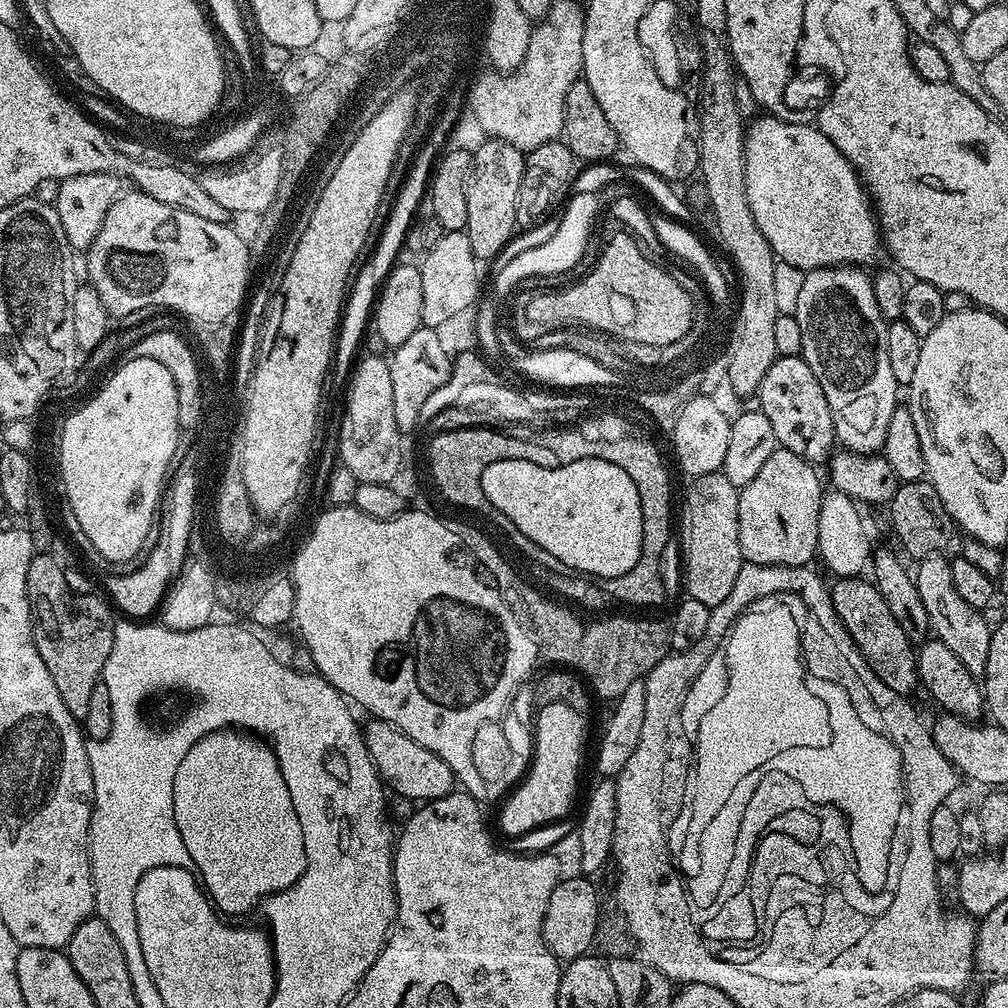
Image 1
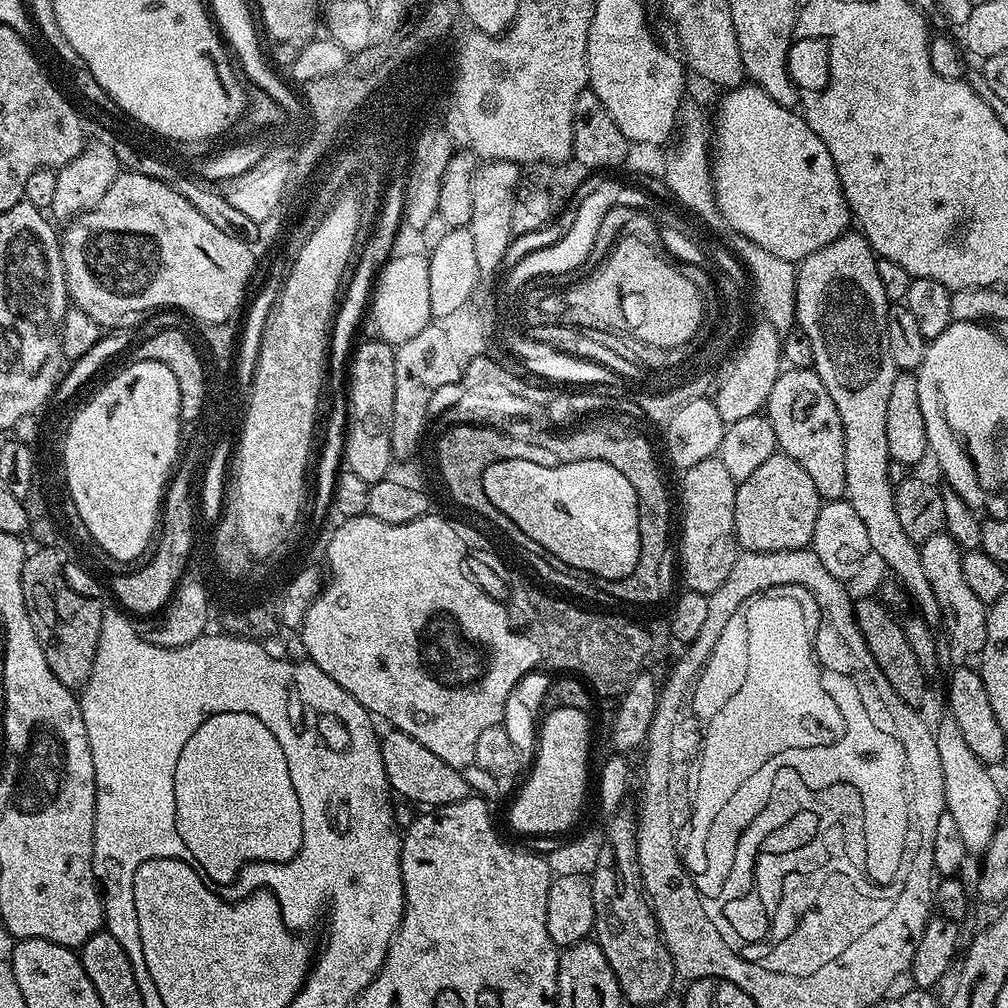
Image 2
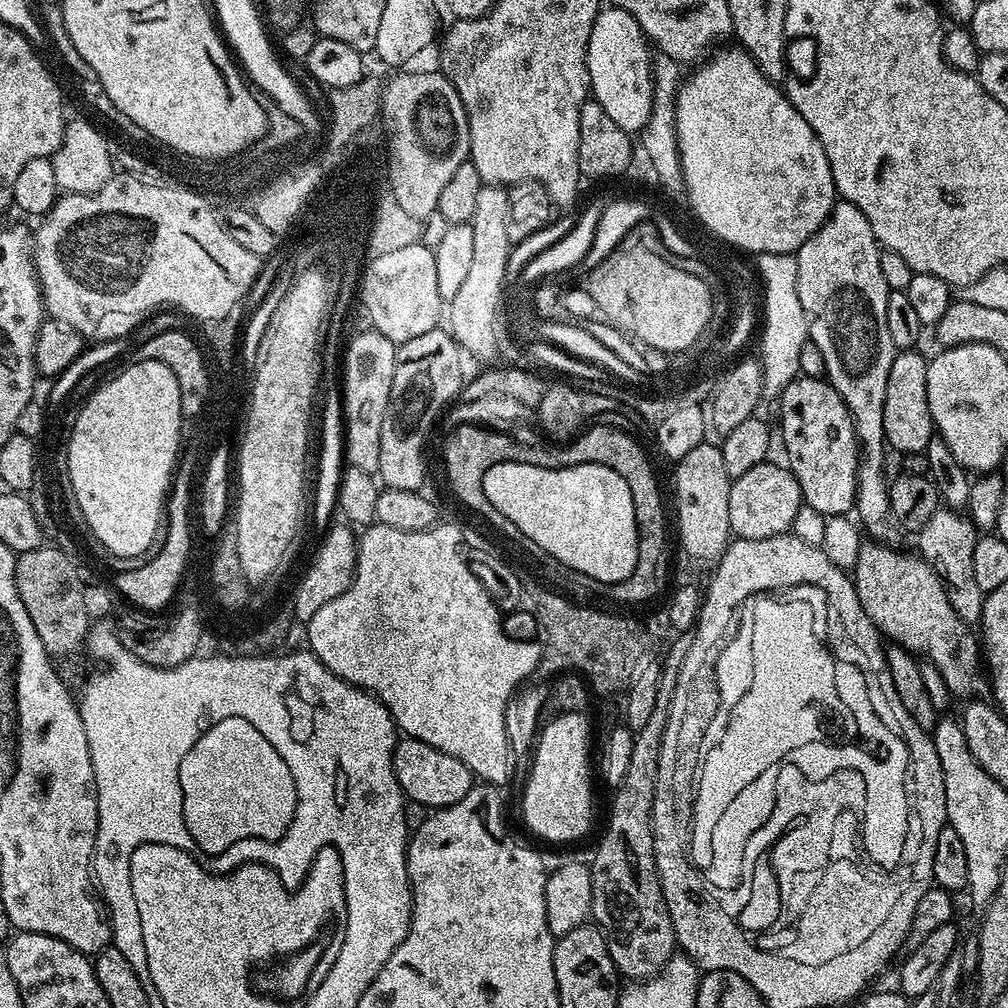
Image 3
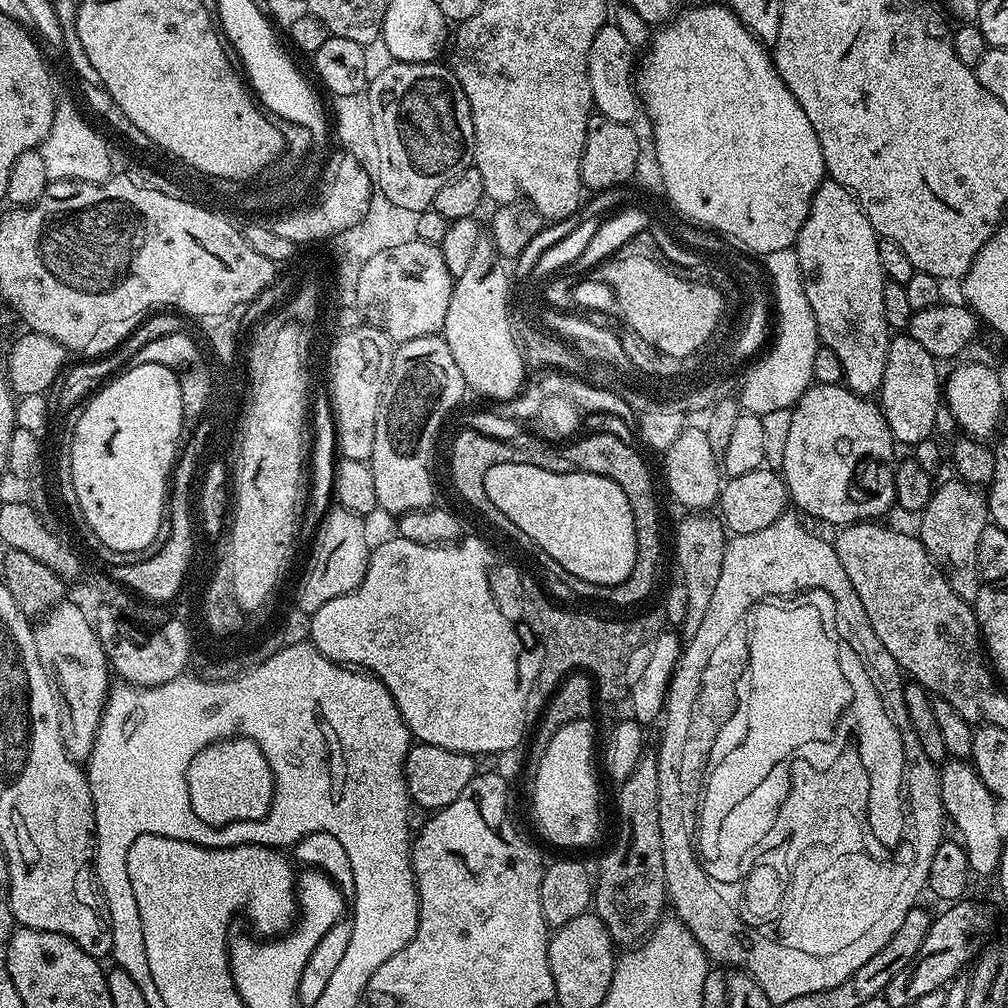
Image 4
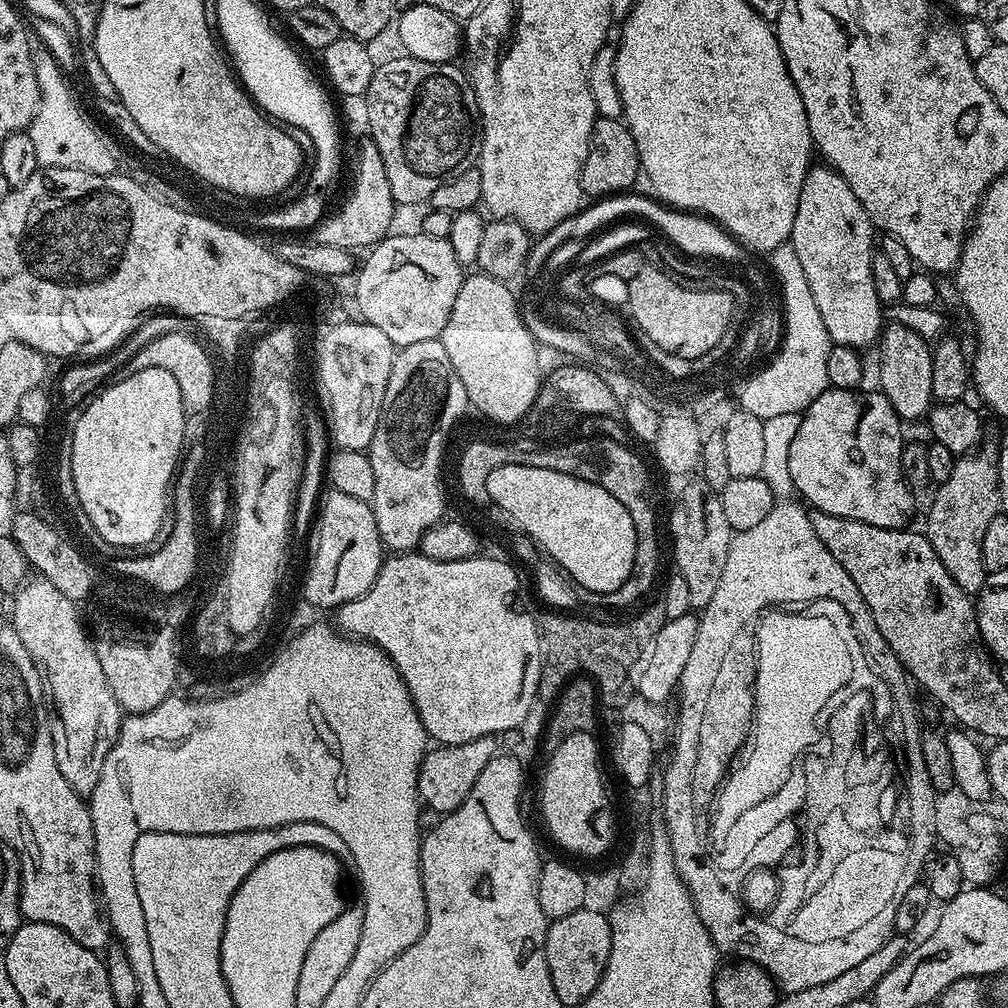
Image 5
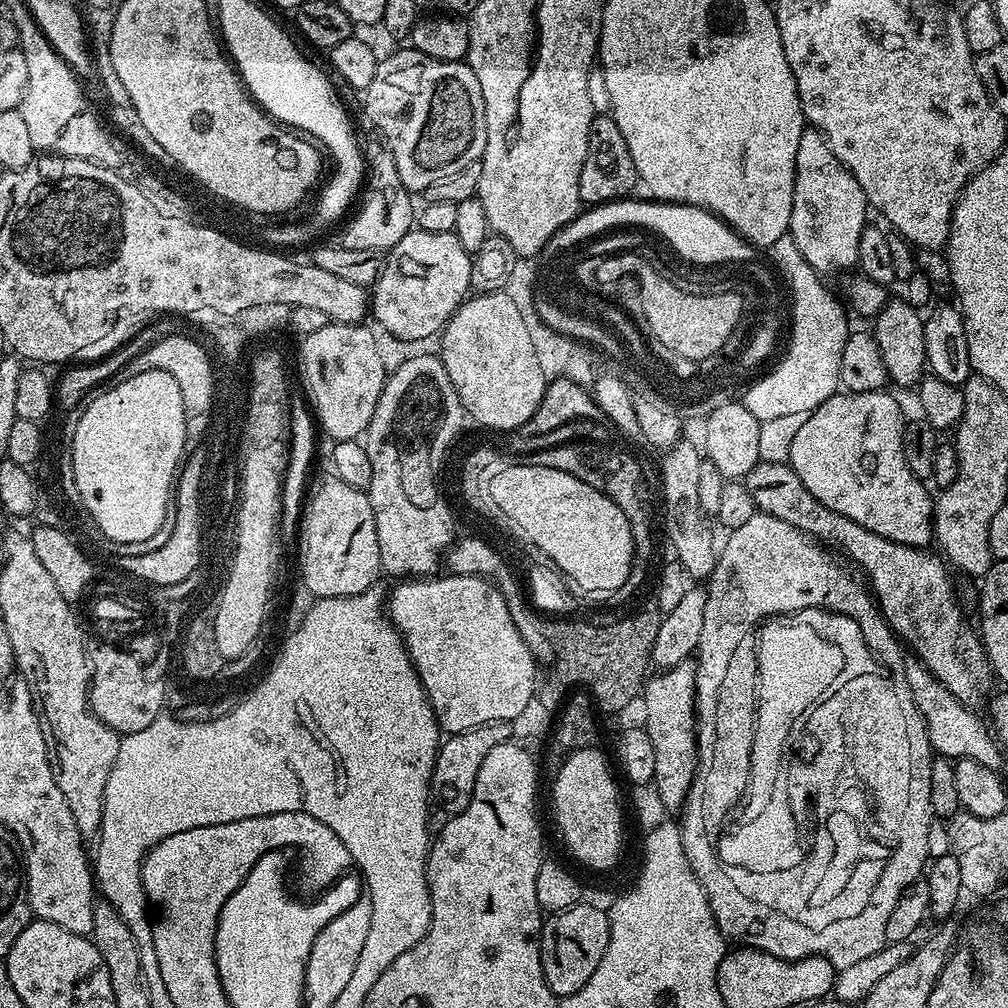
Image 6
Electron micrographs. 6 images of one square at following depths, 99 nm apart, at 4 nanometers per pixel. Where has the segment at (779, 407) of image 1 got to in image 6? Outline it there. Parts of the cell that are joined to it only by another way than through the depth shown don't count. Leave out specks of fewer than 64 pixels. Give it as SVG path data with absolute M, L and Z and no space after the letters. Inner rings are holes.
M840 390L832 395L812 412L798 429L798 434L790 442L787 463L792 465L794 474L802 478L802 486L830 510L882 534L890 542L902 542L906 546L928 548L934 540L932 514L934 511L933 493L928 493L929 485L918 479L906 466L904 457L904 426L906 415L900 404L888 393L849 392Z

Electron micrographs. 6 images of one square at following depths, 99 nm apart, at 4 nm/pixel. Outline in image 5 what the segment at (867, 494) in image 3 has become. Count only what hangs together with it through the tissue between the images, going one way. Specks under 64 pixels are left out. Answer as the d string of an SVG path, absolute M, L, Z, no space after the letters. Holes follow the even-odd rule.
M831 166L816 167L809 167L802 182L802 194L798 198L798 214L794 214L794 230L790 243L802 262L806 282L814 294L814 302L822 314L822 322L829 332L831 343L841 348L864 350L867 344L875 345L879 341L882 331L882 305L874 291L874 274L870 274L874 251L874 225L862 202L858 202L858 194L854 194L846 178L839 176Z

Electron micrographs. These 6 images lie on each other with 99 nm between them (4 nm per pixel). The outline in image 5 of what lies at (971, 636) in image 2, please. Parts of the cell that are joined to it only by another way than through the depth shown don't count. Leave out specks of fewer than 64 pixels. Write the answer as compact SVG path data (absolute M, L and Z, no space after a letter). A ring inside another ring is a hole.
M985 443L974 452L957 459L950 478L935 489L932 505L928 508L928 541L934 546L934 554L946 566L950 578L969 594L979 593L986 575L982 566L982 538L990 521L1001 515L1000 507L1000 462L995 443Z

